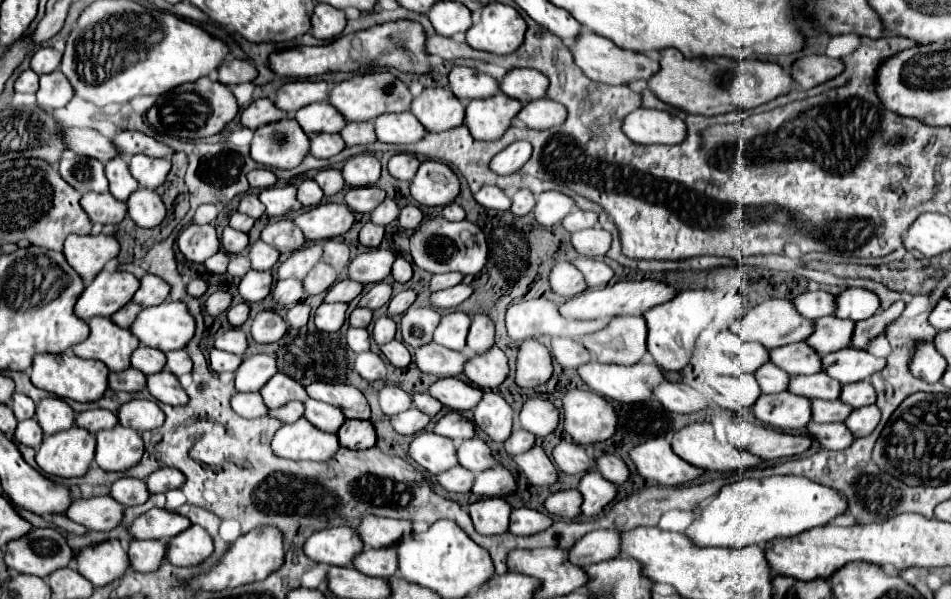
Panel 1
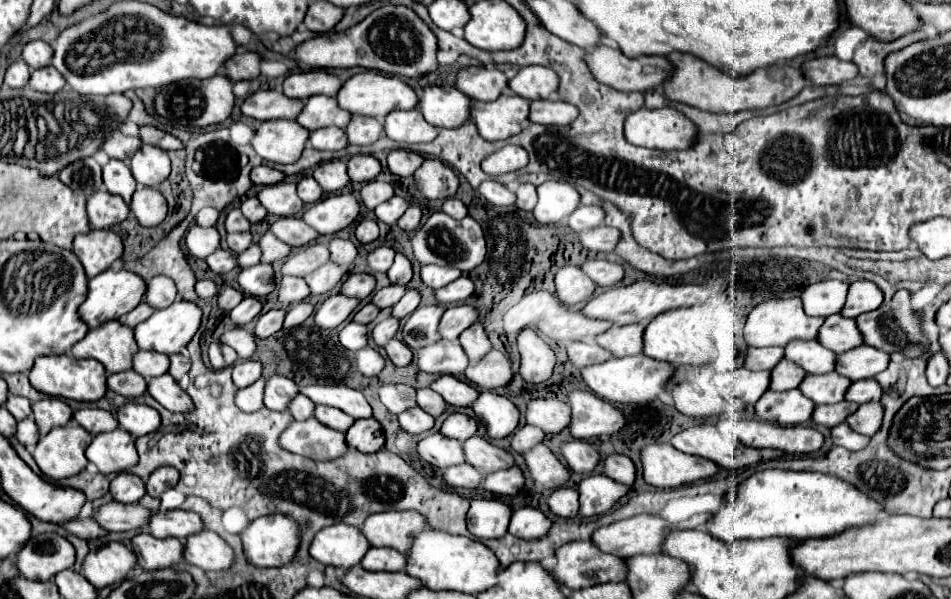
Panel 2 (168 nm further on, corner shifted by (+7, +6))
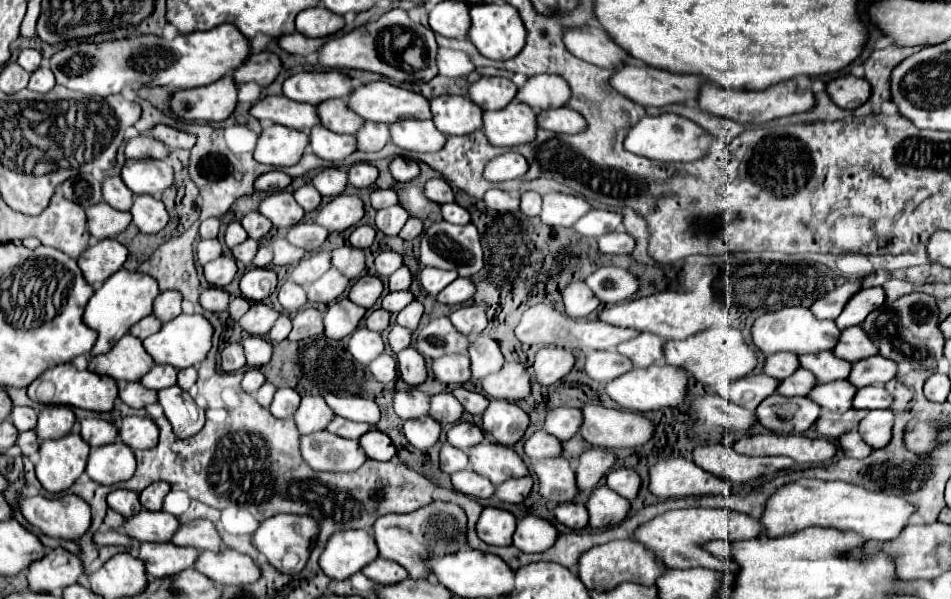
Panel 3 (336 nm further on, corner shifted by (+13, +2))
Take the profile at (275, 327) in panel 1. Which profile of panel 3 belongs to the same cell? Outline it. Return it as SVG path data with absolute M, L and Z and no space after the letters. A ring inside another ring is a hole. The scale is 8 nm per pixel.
M279 316L273 324L273 328L267 332L267 338L271 342L279 342L279 340L285 340L287 334L289 334L289 328L291 328L291 320L289 316Z

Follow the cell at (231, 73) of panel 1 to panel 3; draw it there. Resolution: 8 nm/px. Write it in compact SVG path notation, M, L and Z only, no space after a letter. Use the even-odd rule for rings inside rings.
M253 52L239 68L233 70L233 80L237 84L255 82L259 86L269 86L281 72L281 62L273 52Z

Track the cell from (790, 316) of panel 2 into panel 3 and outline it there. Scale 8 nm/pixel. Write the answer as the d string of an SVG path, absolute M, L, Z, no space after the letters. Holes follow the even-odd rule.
M793 306L793 308L783 308L779 312L767 312L759 316L751 328L751 340L755 348L759 348L765 356L773 352L801 354L801 352L833 350L833 344L837 342L837 332L839 328L835 326L833 320L819 320L809 312L809 308Z

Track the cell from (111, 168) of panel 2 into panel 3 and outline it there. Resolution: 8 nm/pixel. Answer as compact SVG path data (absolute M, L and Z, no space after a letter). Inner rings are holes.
M105 176L101 190L103 190L103 200L107 204L111 204L113 208L117 208L117 210L129 210L131 208L135 194L123 184L121 176Z

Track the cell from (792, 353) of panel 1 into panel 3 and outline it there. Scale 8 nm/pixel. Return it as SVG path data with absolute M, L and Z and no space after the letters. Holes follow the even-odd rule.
M811 352L811 354L799 354L799 364L801 368L813 372L817 382L833 382L833 380L843 380L851 372L851 364L847 360L835 358L833 352Z

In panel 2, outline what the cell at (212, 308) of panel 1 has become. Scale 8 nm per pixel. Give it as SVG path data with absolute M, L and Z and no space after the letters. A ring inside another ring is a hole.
M225 288L225 290L221 290L219 292L219 296L217 296L217 304L219 304L219 308L221 310L231 310L231 308L235 308L237 304L239 304L239 300L243 300L245 298L245 294L241 292L241 290L235 290L235 288Z

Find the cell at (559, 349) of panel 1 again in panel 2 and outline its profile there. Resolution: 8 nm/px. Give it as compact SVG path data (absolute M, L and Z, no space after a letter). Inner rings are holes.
M573 342L567 346L569 352L569 360L577 366L577 368L585 368L591 364L601 364L611 360L611 352L603 350L599 344L585 344L585 342Z

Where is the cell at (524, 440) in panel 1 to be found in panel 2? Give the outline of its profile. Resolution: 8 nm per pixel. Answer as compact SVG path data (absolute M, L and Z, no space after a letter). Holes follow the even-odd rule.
M527 424L527 426L515 430L511 446L513 446L515 452L523 454L523 452L529 452L535 444L541 444L543 440L545 440L545 434L541 432L541 428L535 428L535 426Z

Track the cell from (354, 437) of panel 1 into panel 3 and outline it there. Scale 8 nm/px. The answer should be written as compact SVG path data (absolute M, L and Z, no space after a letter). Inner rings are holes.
M369 430L359 438L359 446L371 460L391 460L395 456L395 446L387 434L381 430Z

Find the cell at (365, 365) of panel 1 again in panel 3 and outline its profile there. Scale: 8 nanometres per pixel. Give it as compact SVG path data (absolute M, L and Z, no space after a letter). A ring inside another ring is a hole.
M381 354L377 360L373 360L373 362L369 364L369 372L373 374L375 380L379 380L379 382L389 382L389 380L393 380L395 374L397 374L397 372L395 372L395 366L397 366L397 362L395 362L393 356Z

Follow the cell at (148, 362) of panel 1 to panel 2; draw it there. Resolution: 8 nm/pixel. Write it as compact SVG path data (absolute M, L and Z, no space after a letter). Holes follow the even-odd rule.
M141 350L133 358L133 370L141 374L143 378L155 378L161 374L167 374L169 368L169 356L151 352L151 350Z

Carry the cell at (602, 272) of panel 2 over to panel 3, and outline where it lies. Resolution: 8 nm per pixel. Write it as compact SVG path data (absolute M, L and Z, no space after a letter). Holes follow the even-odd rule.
M601 266L591 276L587 276L585 282L603 304L623 302L631 298L639 288L637 278L629 270L615 266Z

